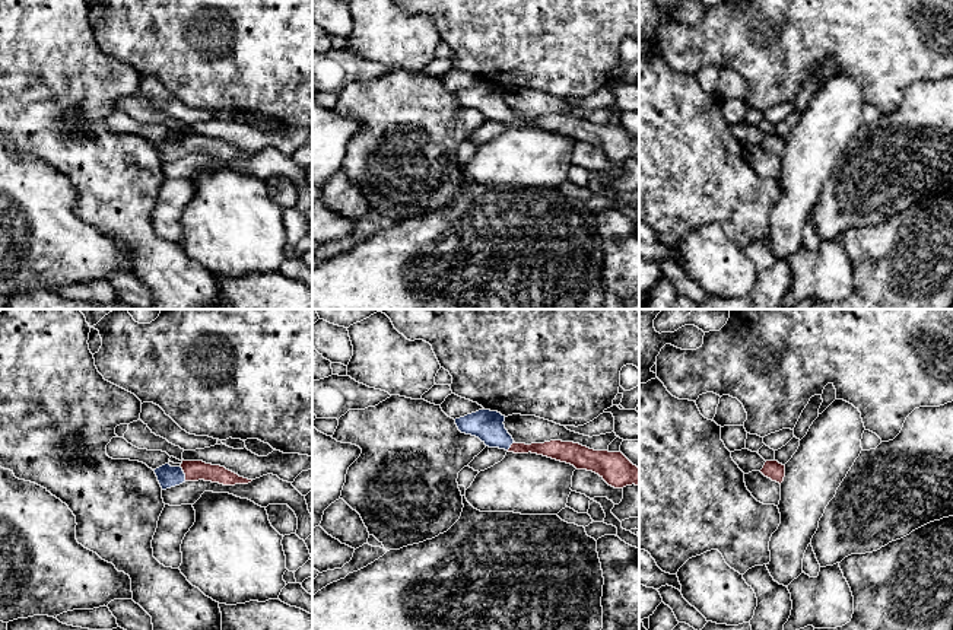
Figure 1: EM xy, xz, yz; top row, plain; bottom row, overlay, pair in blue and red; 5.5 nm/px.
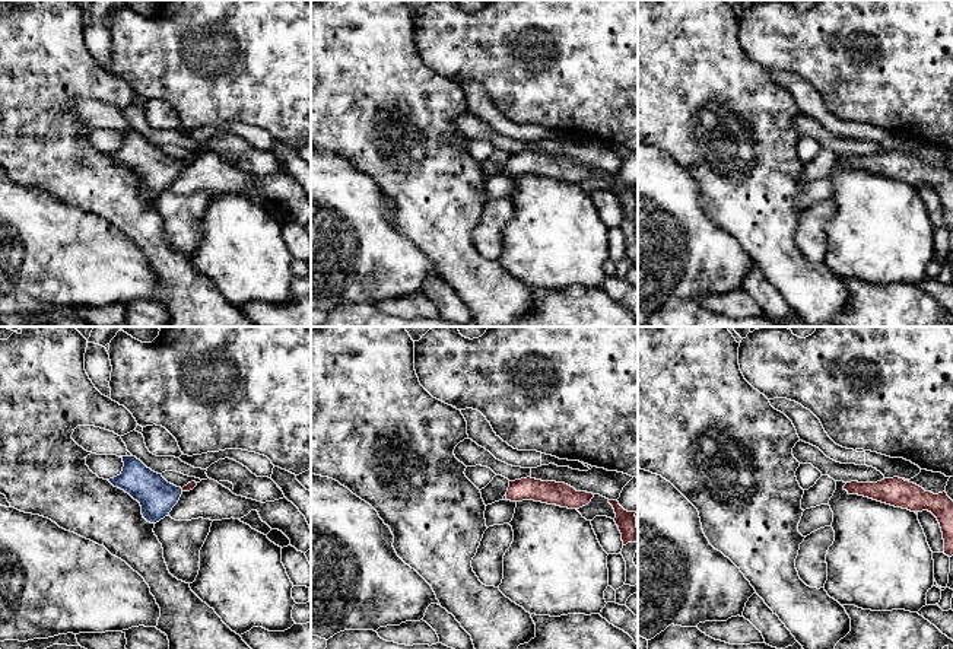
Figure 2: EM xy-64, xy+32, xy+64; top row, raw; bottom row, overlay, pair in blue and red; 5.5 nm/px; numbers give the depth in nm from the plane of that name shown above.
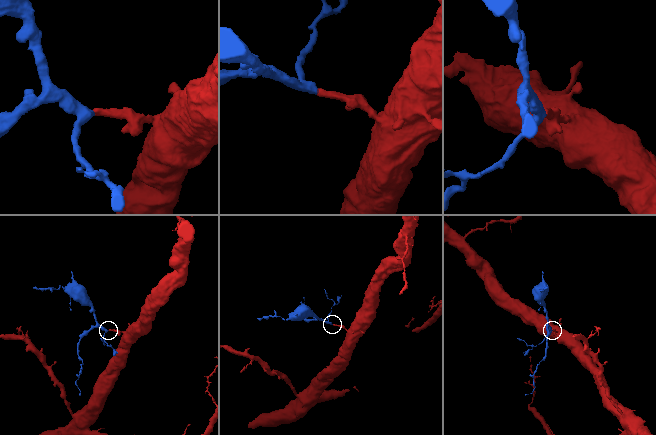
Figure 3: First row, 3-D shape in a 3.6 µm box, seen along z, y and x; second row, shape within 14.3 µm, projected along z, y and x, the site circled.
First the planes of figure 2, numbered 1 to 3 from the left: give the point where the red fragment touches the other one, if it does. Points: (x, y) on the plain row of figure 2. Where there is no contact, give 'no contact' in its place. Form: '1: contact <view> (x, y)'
1: no contact
2: contact xy+32 (505, 171)
3: no contact

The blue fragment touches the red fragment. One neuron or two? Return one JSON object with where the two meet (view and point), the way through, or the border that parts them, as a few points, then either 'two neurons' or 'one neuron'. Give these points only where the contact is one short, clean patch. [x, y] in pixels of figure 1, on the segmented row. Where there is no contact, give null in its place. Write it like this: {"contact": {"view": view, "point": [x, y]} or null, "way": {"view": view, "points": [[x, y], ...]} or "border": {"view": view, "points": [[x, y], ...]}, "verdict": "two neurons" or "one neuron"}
{"contact": {"view": "xy", "point": [184, 474]}, "way": {"view": "xy", "points": [[168, 476], [184, 474], [194, 470]]}, "verdict": "one neuron"}

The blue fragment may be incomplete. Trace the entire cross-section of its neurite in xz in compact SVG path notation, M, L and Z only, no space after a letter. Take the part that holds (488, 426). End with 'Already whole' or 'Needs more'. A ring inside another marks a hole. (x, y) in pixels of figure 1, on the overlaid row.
M479 410L455 419L461 433L479 438L489 448L514 454L537 454L598 474L609 486L623 489L639 486L639 468L622 452L594 451L574 442L550 440L544 443L515 443L505 429L505 416L498 411Z. Needs more

